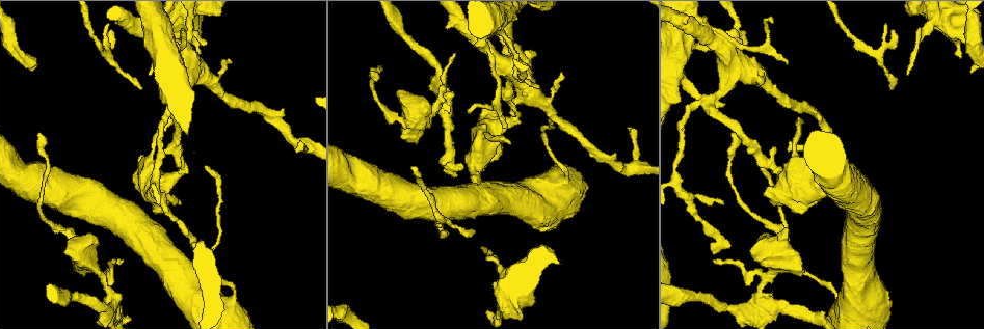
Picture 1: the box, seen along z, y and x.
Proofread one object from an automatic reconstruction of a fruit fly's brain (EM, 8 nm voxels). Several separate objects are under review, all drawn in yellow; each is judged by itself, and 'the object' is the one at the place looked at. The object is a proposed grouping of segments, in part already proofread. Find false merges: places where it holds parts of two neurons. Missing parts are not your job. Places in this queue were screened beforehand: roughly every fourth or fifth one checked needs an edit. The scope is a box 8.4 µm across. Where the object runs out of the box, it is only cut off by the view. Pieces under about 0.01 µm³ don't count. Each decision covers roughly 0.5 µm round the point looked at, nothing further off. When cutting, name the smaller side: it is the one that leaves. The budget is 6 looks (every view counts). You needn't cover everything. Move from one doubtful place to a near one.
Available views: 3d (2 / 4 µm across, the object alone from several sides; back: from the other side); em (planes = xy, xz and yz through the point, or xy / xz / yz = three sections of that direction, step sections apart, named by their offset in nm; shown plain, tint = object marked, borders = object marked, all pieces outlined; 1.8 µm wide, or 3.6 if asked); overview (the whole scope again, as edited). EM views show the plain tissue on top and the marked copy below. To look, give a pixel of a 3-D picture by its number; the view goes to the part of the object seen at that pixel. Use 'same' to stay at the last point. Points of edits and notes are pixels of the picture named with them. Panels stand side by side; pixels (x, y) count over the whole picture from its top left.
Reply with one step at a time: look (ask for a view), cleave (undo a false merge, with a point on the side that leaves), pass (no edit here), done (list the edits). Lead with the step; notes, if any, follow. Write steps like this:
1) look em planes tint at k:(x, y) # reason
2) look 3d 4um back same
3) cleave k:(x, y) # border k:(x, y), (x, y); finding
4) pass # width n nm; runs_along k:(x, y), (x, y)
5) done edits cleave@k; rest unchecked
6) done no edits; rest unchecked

look em planes tint at 1:(112, 302) # looks like a crossing

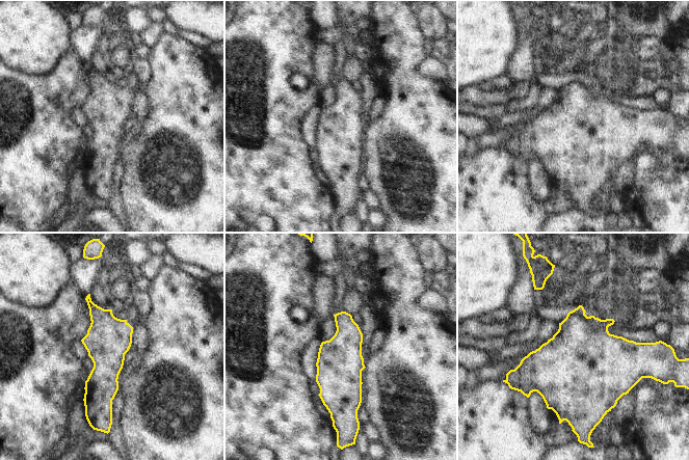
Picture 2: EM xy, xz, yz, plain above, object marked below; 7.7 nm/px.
pass # one neuron here

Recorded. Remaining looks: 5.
look em 3.6um planes tint at 1:(501, 75) # thin arm on a thick one

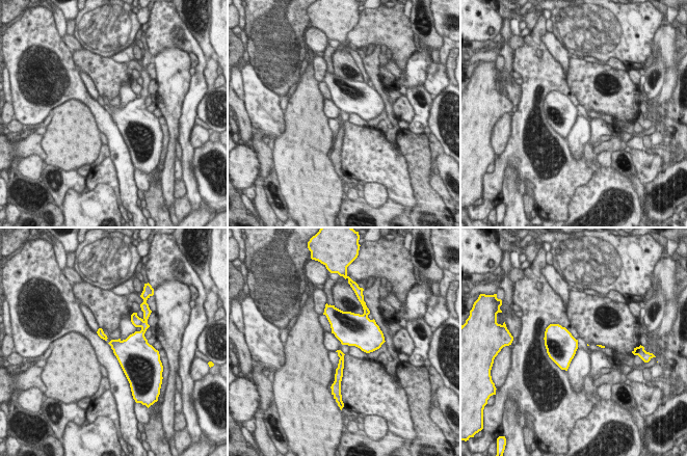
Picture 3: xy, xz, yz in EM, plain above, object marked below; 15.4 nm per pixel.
cleave 3:(359, 329) # width 260 nm; border 3:(363, 314), (367, 317); a second neuron is stuck on

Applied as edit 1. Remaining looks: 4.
done edits cleave@3; rest unchecked

